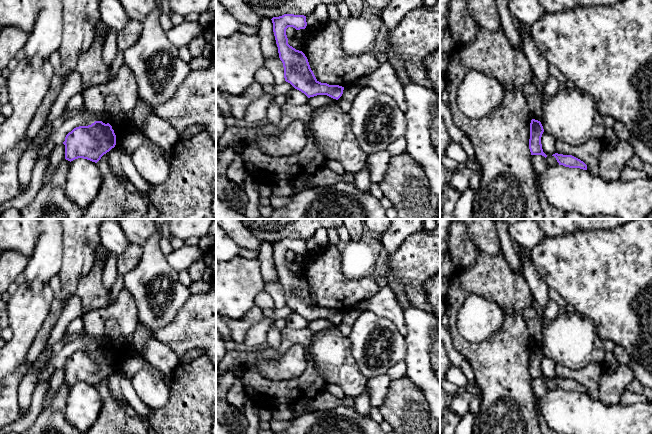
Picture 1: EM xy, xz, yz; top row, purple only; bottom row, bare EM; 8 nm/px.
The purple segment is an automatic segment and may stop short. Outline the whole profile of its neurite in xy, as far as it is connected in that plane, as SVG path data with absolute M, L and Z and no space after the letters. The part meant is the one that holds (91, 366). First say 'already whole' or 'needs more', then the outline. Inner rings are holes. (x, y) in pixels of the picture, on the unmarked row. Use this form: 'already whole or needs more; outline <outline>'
already whole; outline M95 345L88 350L79 350L69 356L65 365L65 383L73 385L83 382L97 387L101 381L116 369L112 350Z

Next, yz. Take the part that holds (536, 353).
already whole; outline M532 343L530 347L530 363L529 373L531 379L542 379L545 382L547 379L543 376L541 361L544 356L543 350L540 345Z

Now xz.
already whole; outline M284 238L273 241L271 244L279 282L284 291L285 305L304 317L308 322L327 319L338 324L343 318L344 311L319 306L311 294L305 278L288 268L286 253L288 251L293 251L296 254L305 253L307 250L306 240Z

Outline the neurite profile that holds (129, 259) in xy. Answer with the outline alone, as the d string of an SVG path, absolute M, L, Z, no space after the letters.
M130 243L125 252L117 257L118 273L124 275L131 271L138 264L141 255L141 246Z

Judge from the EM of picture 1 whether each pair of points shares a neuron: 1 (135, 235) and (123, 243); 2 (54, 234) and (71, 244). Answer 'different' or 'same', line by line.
1: different
2: different

